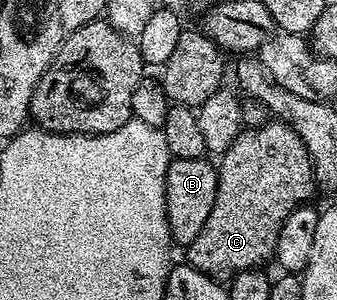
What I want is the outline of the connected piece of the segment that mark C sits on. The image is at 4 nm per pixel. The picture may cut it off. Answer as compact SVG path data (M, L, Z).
M274 119L268 121L266 125L262 125L260 129L244 128L240 131L235 142L218 158L217 168L219 170L219 182L217 183L217 199L213 199L213 211L209 211L209 219L205 219L205 227L201 227L201 235L197 235L197 239L193 239L193 243L186 246L185 253L187 253L187 257L185 257L185 261L186 264L191 265L197 271L201 271L205 276L211 277L214 281L227 283L241 271L266 266L266 261L270 262L274 258L275 244L285 219L289 219L289 215L294 209L299 208L301 205L306 205L312 200L311 196L317 193L317 182L315 170L311 168L311 160L307 154L307 148L305 143L301 143L297 131L293 131L293 127L289 127L284 121Z

